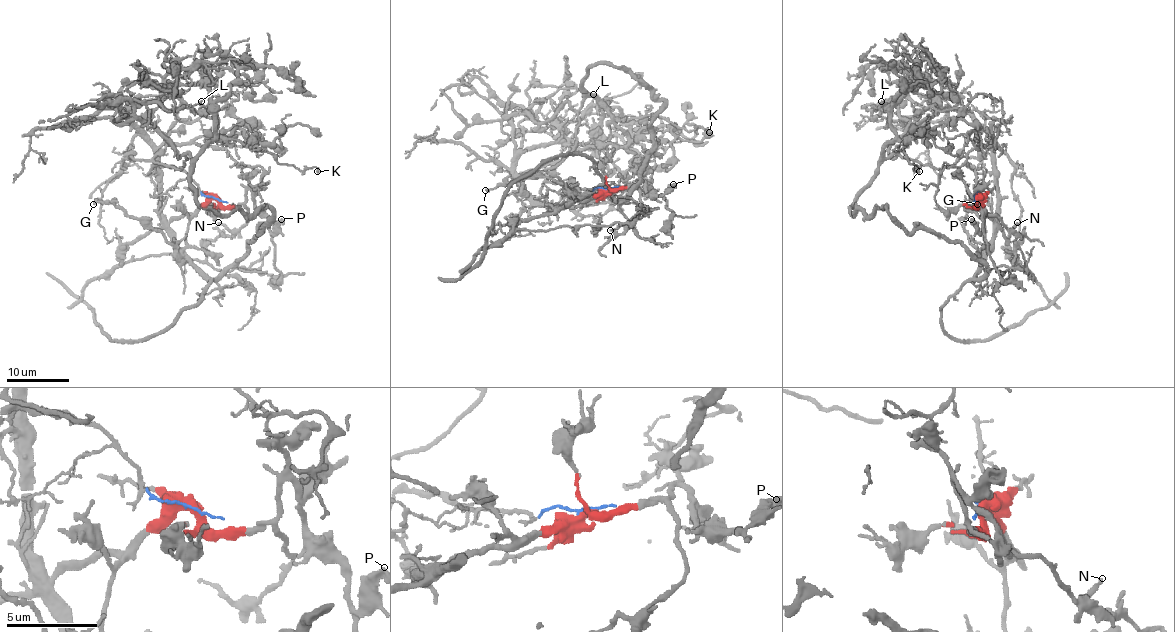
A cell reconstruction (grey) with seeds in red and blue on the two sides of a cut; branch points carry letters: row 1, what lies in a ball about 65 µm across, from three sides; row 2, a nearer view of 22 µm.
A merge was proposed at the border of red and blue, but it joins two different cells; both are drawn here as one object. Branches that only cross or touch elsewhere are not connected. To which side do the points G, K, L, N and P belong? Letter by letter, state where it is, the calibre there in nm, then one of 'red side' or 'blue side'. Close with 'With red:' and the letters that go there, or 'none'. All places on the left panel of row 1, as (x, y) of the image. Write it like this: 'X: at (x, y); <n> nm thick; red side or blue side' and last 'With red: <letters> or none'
G: at (93, 204); 240 nm thick; red side
K: at (317, 171); 160 nm thick; blue side
L: at (201, 101); 110 nm thick; blue side
N: at (218, 222); 150 nm thick; red side
P: at (281, 219); 480 nm thick; red side
With red: G, N, P

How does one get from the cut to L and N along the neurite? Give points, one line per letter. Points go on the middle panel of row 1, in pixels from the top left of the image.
L: (609, 187), (545, 182), (540, 192), (548, 204), (542, 206), (515, 179), (512, 116), (560, 88), (593, 94)
N: (609, 189), (635, 185), (643, 204), (643, 210), (630, 221), (610, 231)

